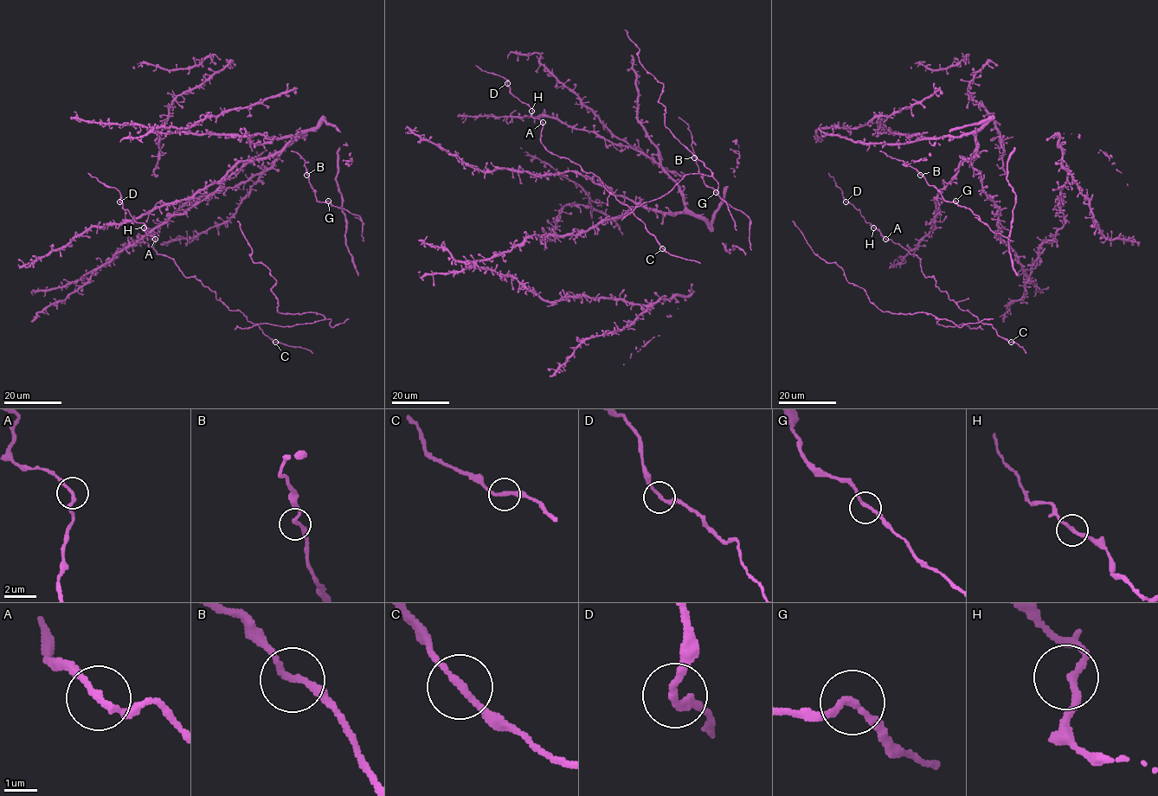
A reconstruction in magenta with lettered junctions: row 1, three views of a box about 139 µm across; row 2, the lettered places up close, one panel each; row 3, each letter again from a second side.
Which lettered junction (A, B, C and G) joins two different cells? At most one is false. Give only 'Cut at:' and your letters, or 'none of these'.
Cut at: none of these

